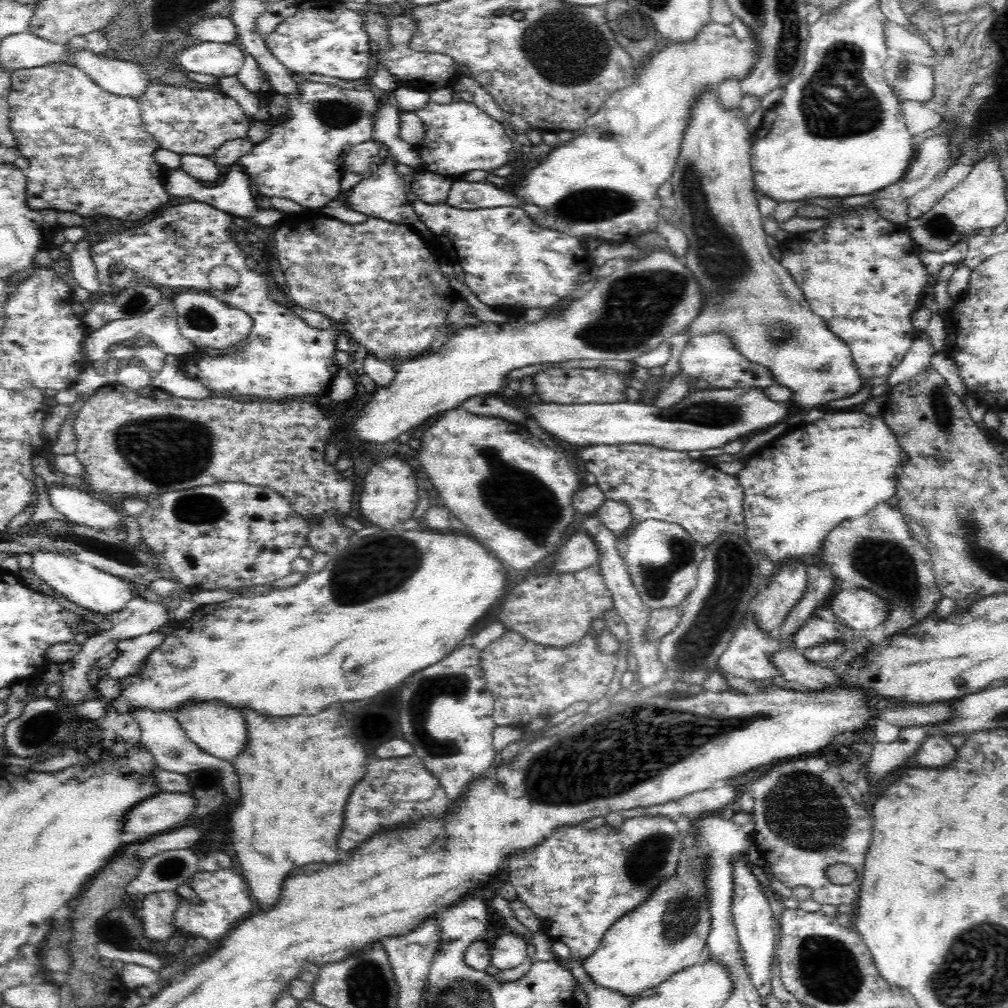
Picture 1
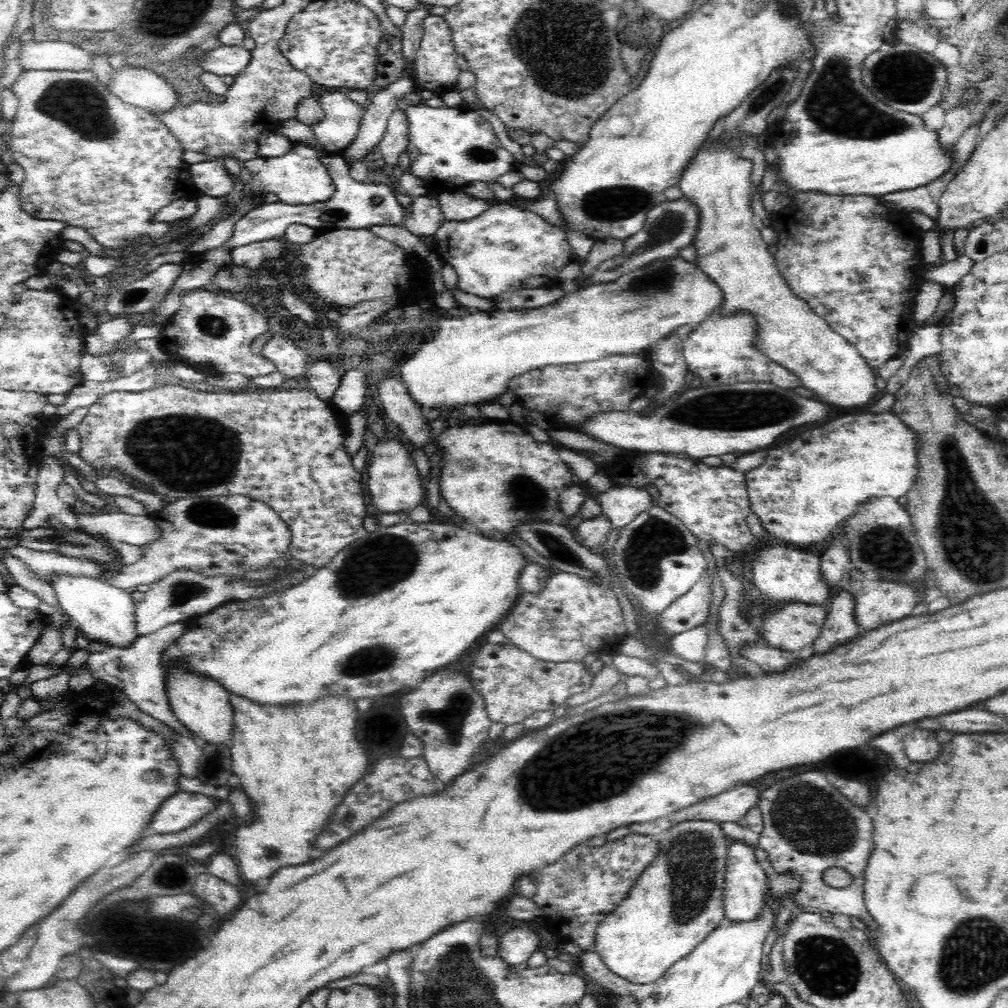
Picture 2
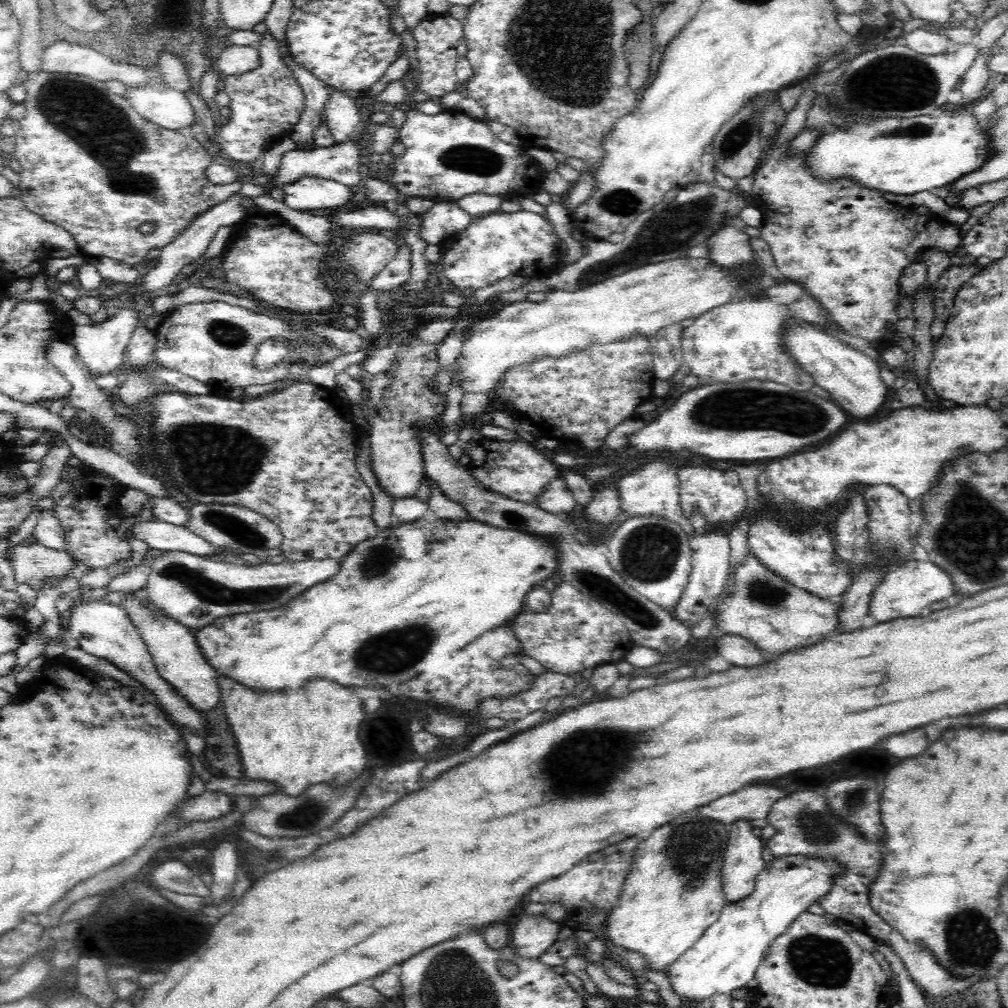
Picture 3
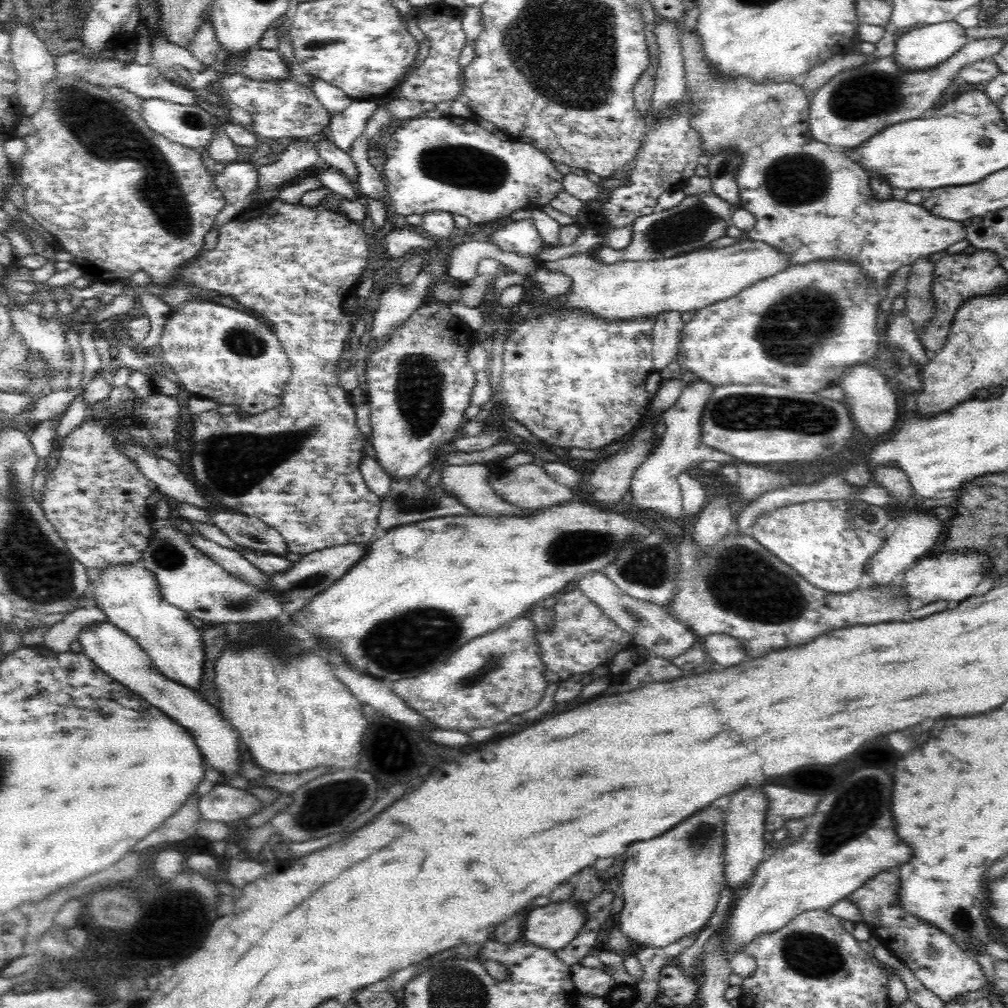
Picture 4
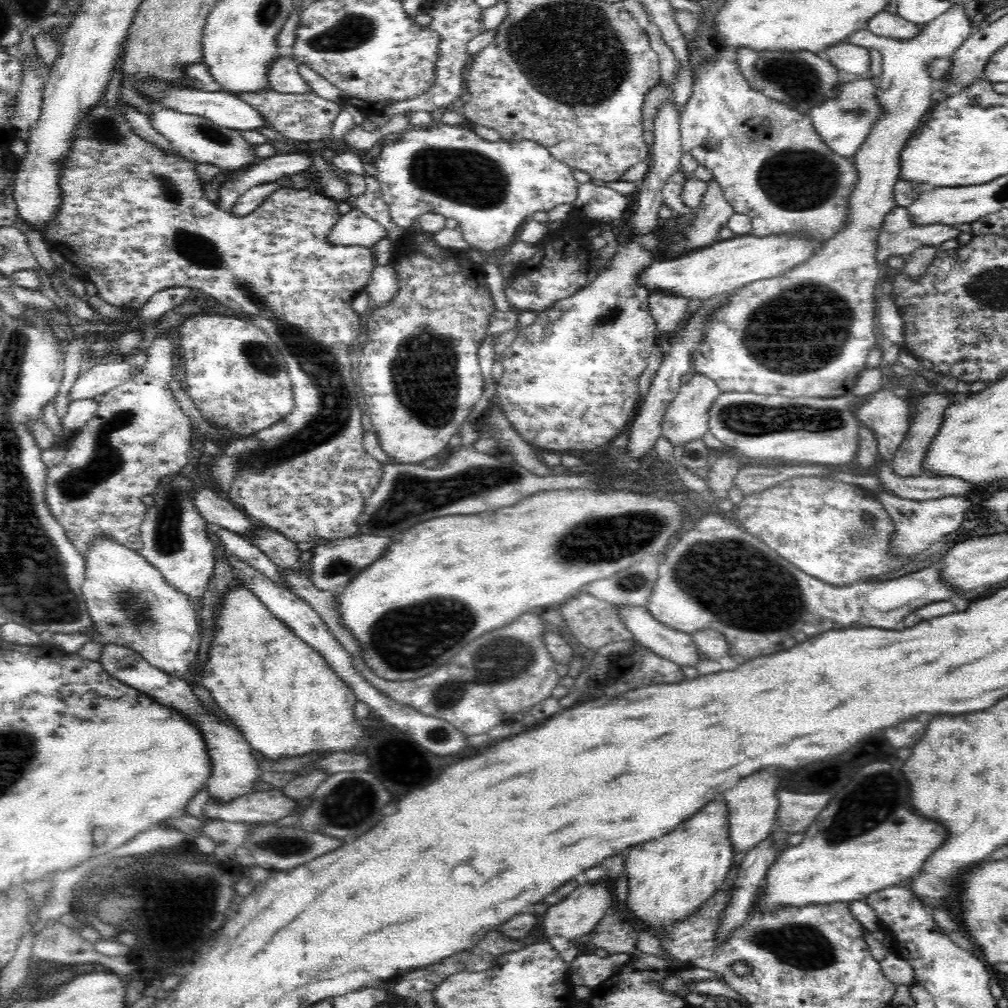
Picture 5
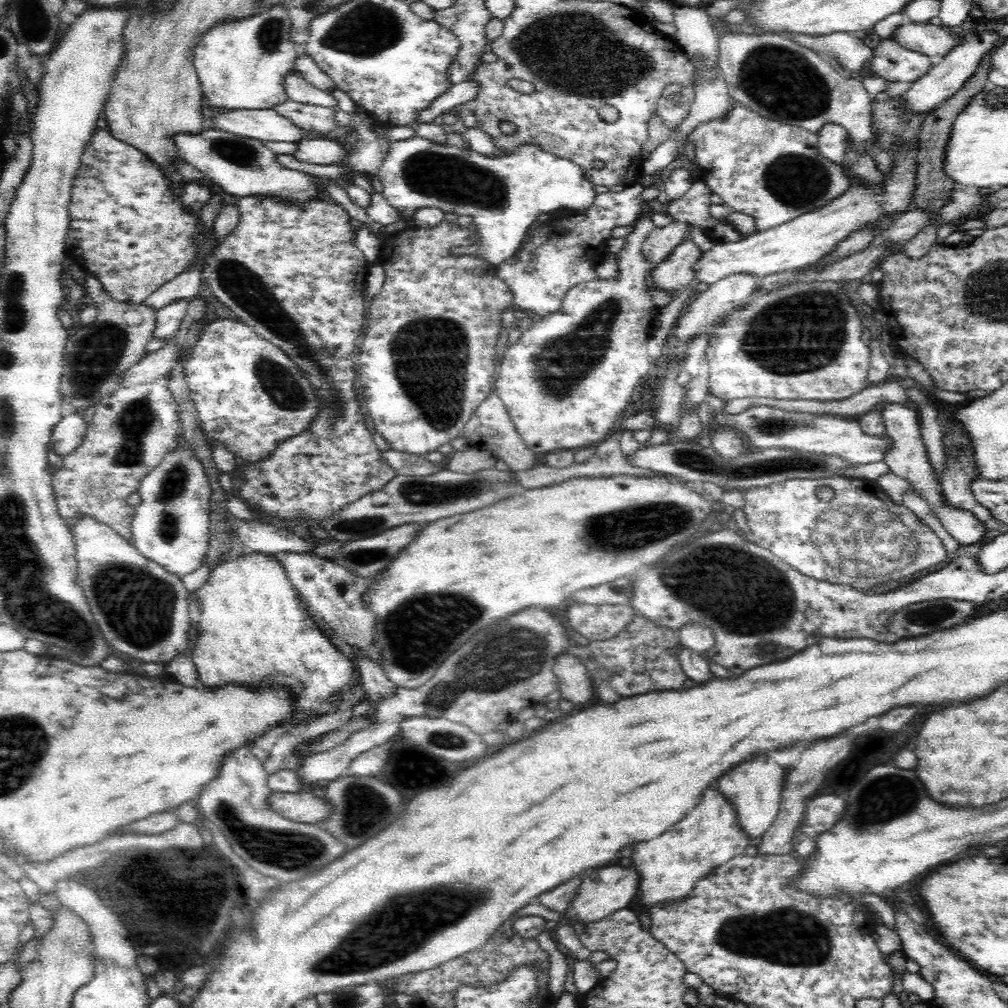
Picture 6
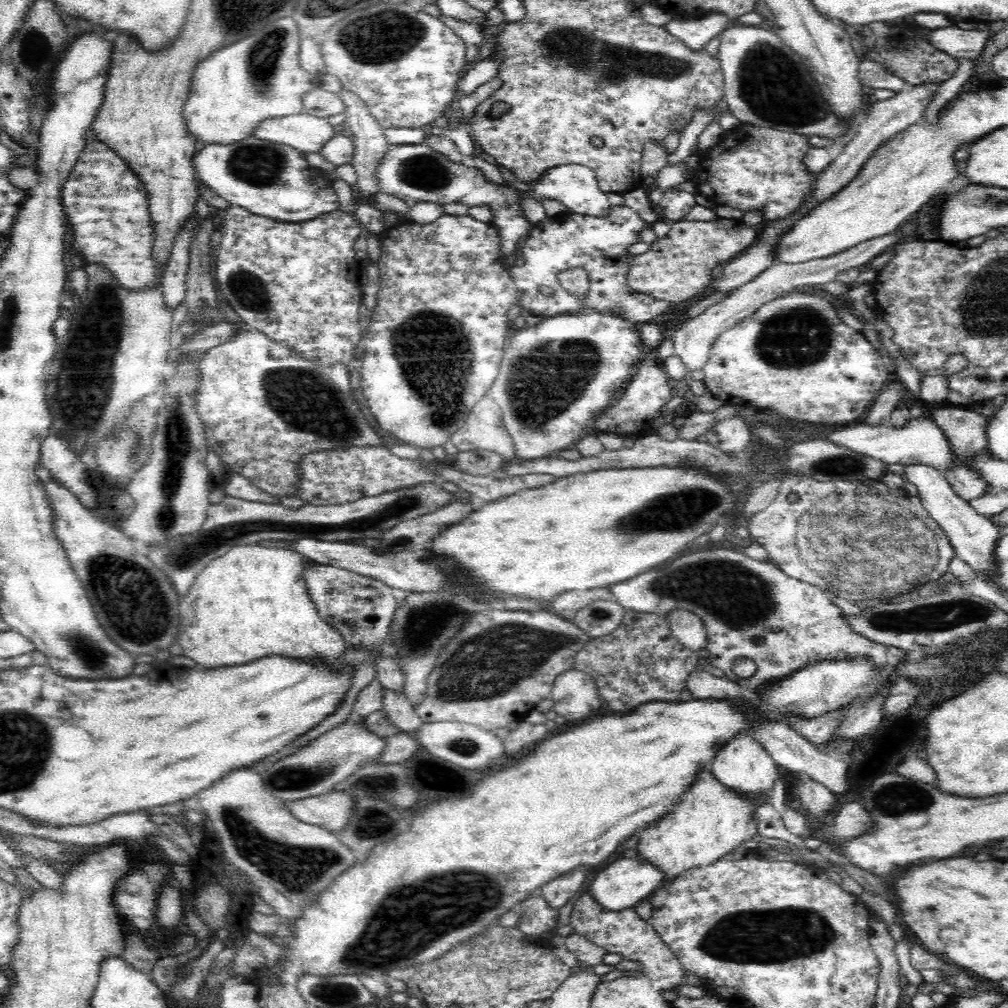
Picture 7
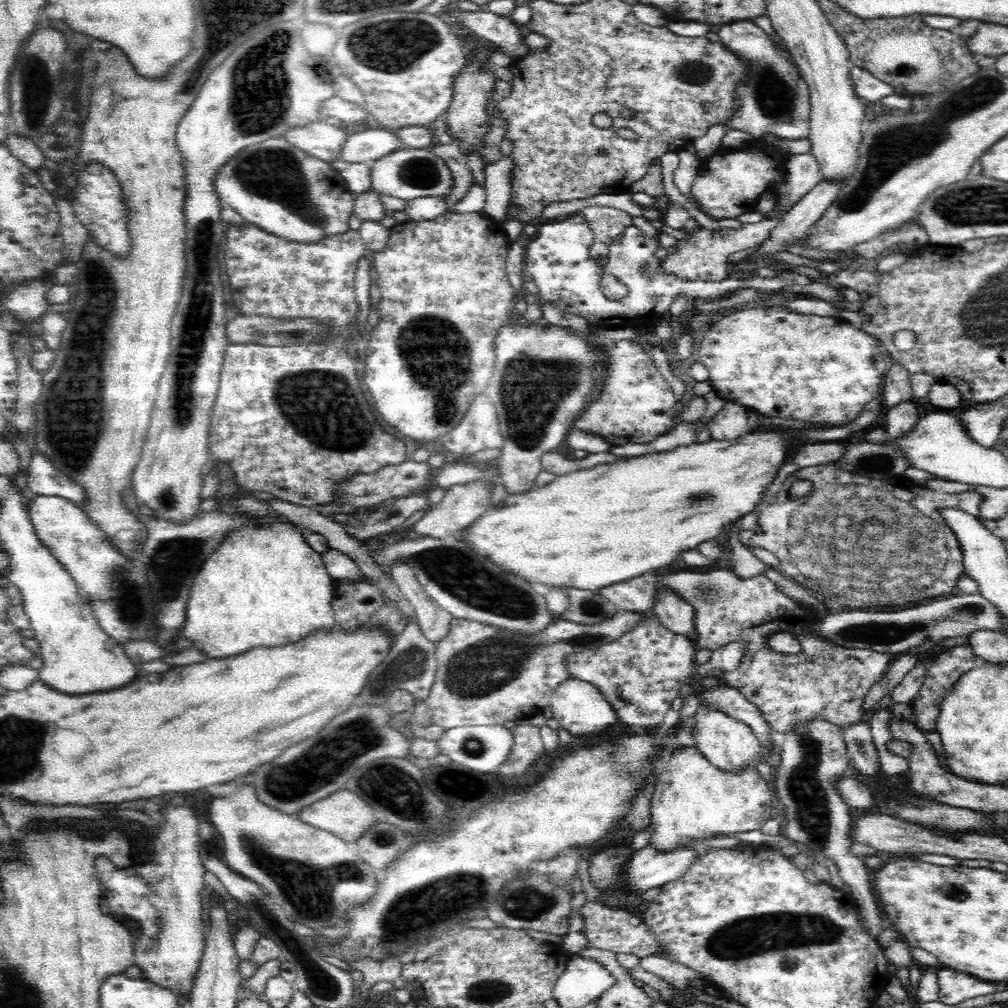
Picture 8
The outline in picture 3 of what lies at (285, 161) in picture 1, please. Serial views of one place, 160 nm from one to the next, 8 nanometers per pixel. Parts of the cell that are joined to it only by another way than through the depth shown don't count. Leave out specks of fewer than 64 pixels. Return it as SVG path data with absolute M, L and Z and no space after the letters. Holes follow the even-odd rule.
M338 90L328 98L325 115L327 127L332 133L331 137L340 143L348 140L362 122L362 114L356 105L356 100ZM303 176L290 184L285 184L280 188L281 196L288 207L294 210L320 210L325 208L336 208L342 205L350 204L350 200L353 198L354 191L349 186L340 184L336 180L330 180L316 176Z

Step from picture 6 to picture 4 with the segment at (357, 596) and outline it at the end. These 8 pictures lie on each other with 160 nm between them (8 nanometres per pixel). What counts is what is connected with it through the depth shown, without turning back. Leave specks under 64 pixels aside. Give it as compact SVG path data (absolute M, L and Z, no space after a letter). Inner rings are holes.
M217 510L211 513L211 519L236 544L254 553L282 556L288 552L283 536L254 515Z

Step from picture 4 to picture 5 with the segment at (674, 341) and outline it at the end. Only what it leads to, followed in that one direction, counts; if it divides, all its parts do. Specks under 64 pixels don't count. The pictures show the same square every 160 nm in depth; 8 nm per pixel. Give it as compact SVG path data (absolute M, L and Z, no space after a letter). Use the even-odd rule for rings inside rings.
M650 292L649 309L654 317L656 346L660 346L660 338L670 334L678 326L678 322L688 317L688 298L666 294L665 292Z

